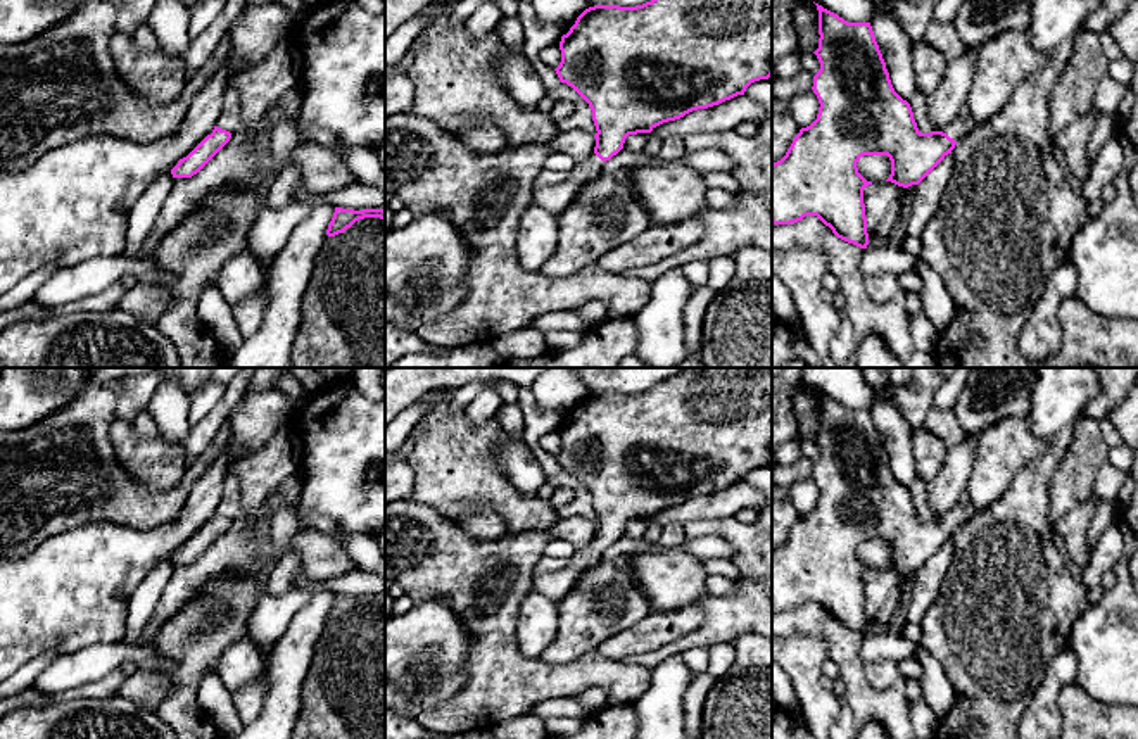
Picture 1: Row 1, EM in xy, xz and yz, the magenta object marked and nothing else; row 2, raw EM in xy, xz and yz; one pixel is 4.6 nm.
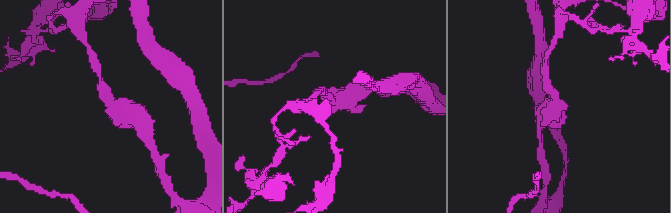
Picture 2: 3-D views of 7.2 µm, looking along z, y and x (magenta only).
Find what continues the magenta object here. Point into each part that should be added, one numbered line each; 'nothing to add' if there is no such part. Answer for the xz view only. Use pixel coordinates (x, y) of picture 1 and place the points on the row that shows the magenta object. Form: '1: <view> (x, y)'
1: xz (555, 199)

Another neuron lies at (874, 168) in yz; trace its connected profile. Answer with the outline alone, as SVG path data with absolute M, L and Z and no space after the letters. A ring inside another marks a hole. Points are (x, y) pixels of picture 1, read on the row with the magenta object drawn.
M863 155L857 162L858 173L872 183L882 183L891 174L891 161L888 155Z

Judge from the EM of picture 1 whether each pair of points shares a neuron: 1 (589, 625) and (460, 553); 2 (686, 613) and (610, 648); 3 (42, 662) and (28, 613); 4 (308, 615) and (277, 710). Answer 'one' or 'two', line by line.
1: two
2: one
3: two
4: one

